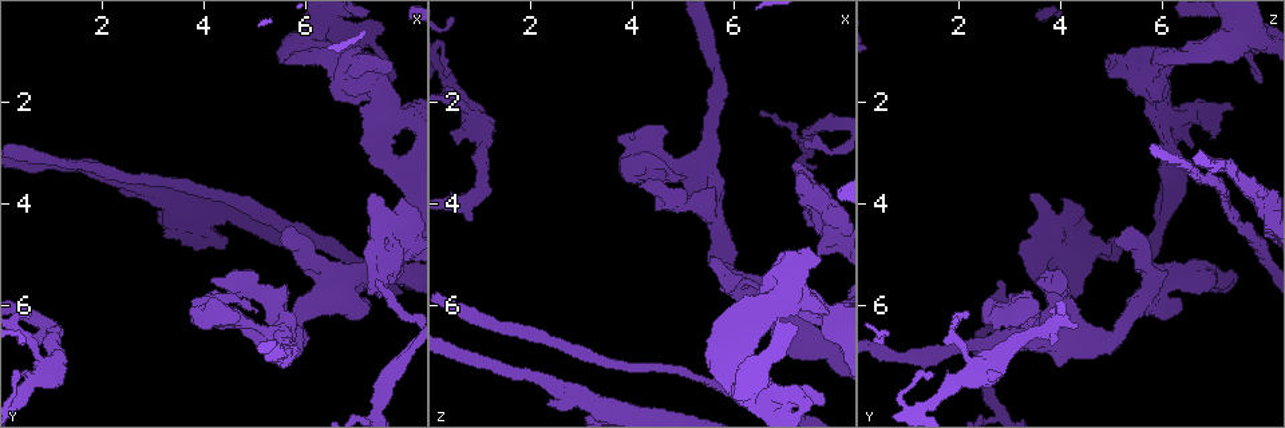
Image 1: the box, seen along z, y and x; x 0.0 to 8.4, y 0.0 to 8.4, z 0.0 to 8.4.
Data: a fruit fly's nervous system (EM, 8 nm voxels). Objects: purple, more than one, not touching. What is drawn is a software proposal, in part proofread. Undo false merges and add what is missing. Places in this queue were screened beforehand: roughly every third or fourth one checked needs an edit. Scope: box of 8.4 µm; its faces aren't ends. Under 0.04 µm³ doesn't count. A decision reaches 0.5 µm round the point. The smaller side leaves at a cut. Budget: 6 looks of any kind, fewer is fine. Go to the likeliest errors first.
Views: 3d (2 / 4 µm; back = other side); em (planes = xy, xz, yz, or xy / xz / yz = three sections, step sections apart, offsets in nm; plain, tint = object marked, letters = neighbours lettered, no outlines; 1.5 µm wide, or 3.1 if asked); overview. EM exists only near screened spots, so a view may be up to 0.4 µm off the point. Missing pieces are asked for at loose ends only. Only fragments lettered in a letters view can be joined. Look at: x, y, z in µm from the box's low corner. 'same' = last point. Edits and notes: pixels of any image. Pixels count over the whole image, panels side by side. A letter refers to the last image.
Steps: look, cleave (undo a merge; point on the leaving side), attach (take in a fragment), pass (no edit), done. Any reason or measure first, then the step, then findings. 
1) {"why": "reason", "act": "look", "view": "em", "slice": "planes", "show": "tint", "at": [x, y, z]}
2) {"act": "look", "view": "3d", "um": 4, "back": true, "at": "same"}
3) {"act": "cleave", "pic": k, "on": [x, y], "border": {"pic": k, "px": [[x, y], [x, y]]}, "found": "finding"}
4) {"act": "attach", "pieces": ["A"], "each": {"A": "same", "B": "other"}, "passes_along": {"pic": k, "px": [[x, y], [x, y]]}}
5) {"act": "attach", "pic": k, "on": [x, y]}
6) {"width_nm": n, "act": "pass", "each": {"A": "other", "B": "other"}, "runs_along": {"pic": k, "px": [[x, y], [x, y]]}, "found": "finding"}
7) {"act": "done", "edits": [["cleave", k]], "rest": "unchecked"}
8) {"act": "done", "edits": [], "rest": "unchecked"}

{"why": "a fork", "act": "look", "view": "em", "slice": "planes", "show": "letters", "at": [6.70, 1.10, 6.00]}

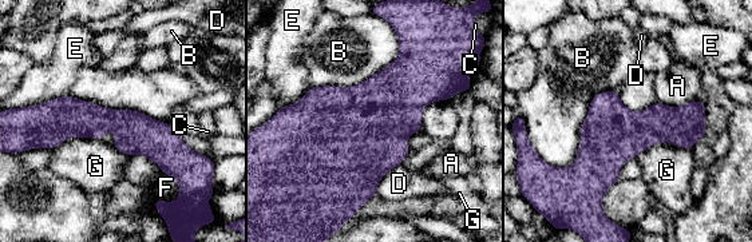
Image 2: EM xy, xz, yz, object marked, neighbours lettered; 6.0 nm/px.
{"width_nm": 240, "act": "pass", "each": {"A": "other", "B": "other", "C": "other", "D": "other", "E": "other", "F": "other", "G": "other"}, "runs_along": {"pic": 2, "px": [[39, 115], [115, 119], [189, 155]]}, "found": "continuous, no second cell"}

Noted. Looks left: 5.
{"why": "free end", "act": "look", "view": "3d", "um": 4, "at": [7.60, 1.60, 7.90]}

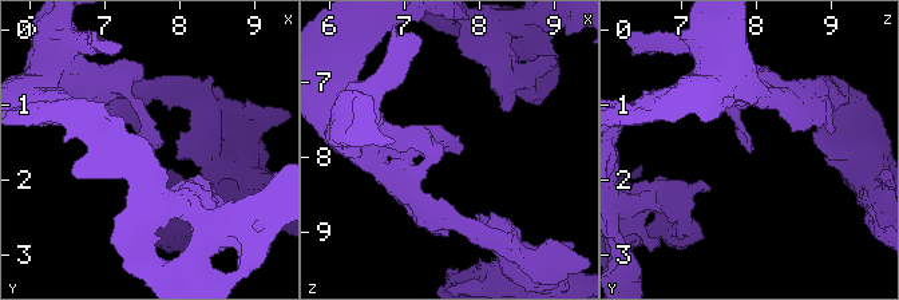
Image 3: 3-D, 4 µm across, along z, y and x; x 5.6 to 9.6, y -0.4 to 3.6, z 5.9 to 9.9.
{"why": "need the tissue", "act": "look", "view": "em", "slice": "xy", "step": 8, "show": "letters", "at": [7.60, 1.60, 7.85]}

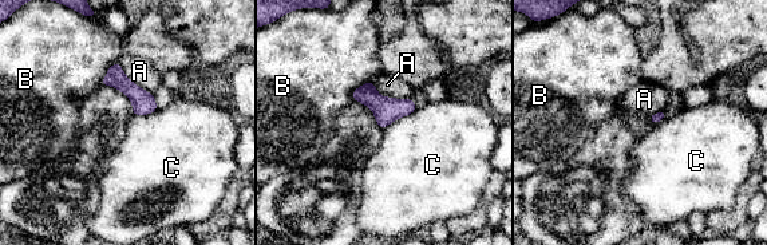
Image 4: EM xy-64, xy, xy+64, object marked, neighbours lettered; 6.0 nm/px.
{"longest_contact_nm": ["A", 260], "act": "pass", "each": {"A": "other", "B": "other", "C": "other"}, "border": {"pic": 4, "px": [[416, 109], [394, 119], [382, 129]]}, "found": "no lettered fragment goes on from it"}

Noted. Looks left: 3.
{"why": "a fork", "act": "look", "view": "em", "slice": "planes", "show": "letters", "at": [7.05, 5.40, 6.25]}

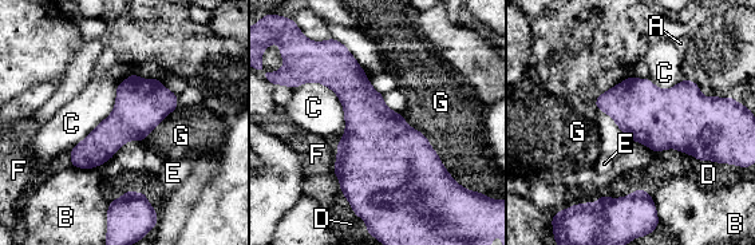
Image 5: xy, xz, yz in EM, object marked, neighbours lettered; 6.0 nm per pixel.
{"width_nm": 320, "act": "pass", "each": {"A": "other", "B": "other", "C": "other", "D": "other", "E": "other", "F": "other", "G": "other"}, "border": {"pic": 5, "px": [[293, 86], [335, 93], [338, 143]]}, "found": "continuous, no second cell"}

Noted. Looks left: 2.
{"act": "done", "edits": [], "rest": "unchecked"}

